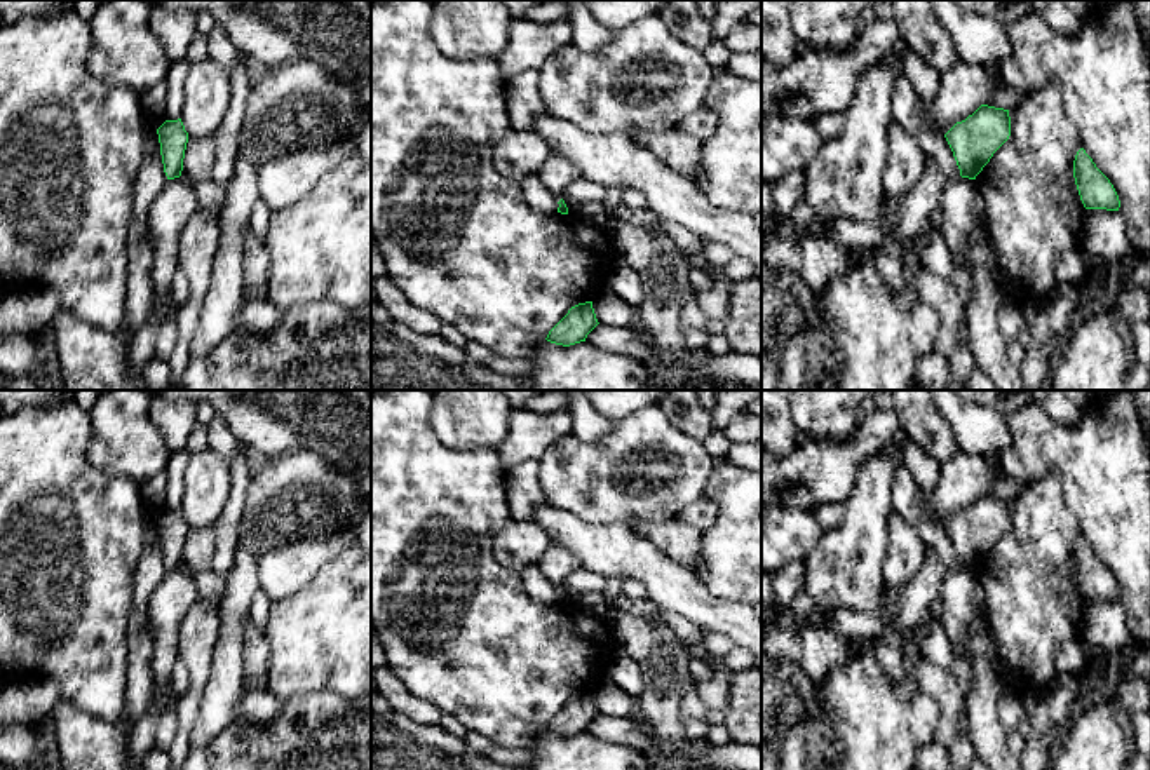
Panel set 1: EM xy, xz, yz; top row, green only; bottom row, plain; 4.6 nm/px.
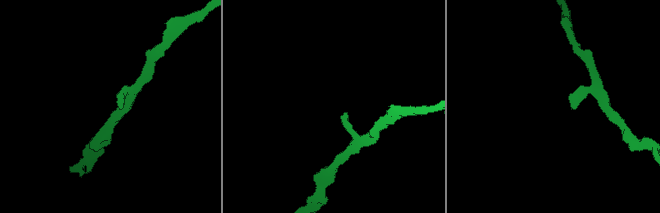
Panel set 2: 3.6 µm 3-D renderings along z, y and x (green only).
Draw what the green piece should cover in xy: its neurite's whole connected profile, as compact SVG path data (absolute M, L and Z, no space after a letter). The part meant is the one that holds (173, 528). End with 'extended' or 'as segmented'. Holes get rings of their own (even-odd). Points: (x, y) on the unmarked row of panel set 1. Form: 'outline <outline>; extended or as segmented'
outline M181 509L166 510L159 519L160 545L167 570L181 566L188 523Z; as segmented

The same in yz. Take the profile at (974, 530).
outline M981 495L946 524L962 568L976 570L1011 526L1009 500Z; as segmented

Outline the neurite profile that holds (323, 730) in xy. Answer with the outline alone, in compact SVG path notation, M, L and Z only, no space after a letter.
M324 690L293 697L272 721L239 721L207 746L192 747L181 770L371 770L371 695L350 699Z

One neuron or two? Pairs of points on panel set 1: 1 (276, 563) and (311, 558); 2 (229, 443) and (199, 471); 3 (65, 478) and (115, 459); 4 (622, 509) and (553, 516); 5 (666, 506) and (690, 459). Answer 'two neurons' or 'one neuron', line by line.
1: one neuron
2: two neurons
3: two neurons
4: two neurons
5: one neuron

